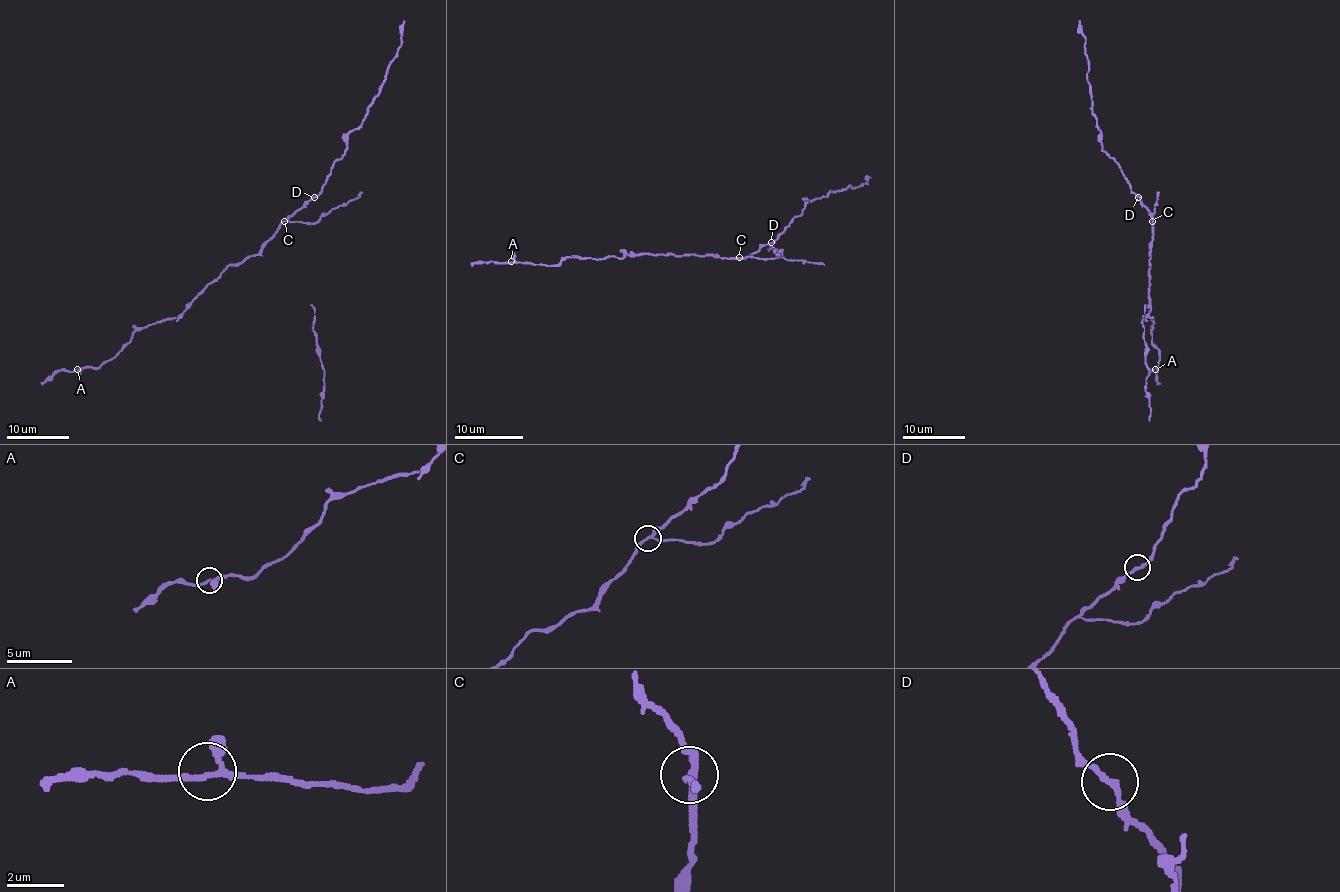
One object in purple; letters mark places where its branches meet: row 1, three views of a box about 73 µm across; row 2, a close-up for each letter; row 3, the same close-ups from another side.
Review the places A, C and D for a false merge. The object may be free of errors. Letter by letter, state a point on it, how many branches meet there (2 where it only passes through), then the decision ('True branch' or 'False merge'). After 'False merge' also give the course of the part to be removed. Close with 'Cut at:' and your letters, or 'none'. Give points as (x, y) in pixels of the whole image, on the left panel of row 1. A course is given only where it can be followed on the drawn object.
A: Place: (77, 369). Branches: 3. True branch
C: Place: (284, 221). Branches: 3. False merge. Course of the part to remove: (284, 220), (315, 223), (363, 192)
D: Place: (314, 197). Branches: 2. True branch
Cut at: C

